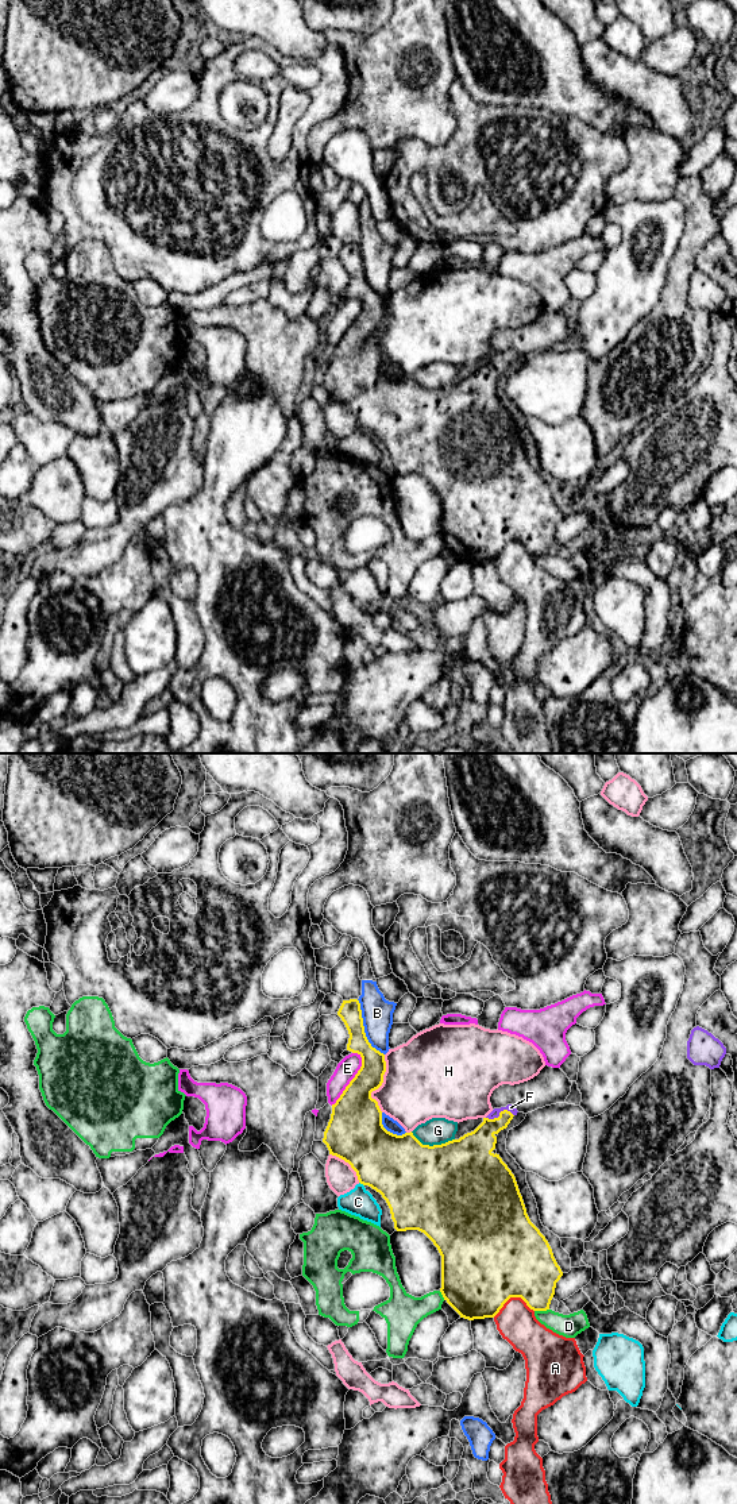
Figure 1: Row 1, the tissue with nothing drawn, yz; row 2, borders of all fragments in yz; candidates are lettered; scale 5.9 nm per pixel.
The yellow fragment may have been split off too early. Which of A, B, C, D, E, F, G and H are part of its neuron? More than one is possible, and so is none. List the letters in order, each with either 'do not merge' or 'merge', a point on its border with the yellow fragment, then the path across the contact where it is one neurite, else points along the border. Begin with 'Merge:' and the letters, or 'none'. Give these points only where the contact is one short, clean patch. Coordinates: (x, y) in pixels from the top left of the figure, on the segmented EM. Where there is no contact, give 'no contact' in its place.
Merge: F
A: do not merge; meets yellow in yz at (512, 1296)
B: do not merge; meets yellow in yz at (363, 1029)
C: do not merge; meets yellow in yz at (362, 1183)
D: do not merge; meets yellow in yz at (541, 1310)
E: do not merge; meets yellow in yz at (351, 1080)
F: merge; meets yellow in yz at (500, 1114); runs through yz (475, 1148), (500, 1114), (510, 1107)
G: do not merge; meets yellow in yz at (433, 1145)
H: do not merge; meets yellow in yz at (381, 1084)

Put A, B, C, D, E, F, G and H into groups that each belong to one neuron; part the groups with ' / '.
A / B / C / D / E / F / G / H

